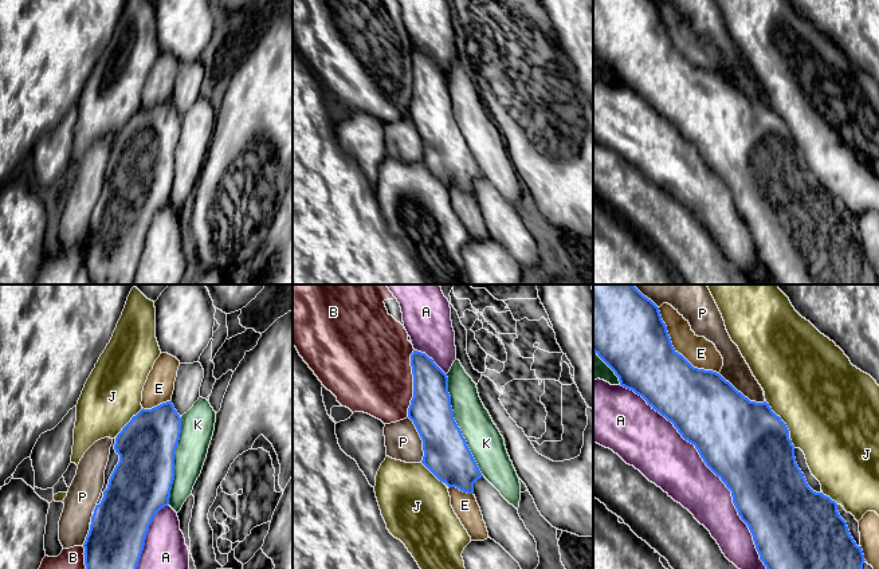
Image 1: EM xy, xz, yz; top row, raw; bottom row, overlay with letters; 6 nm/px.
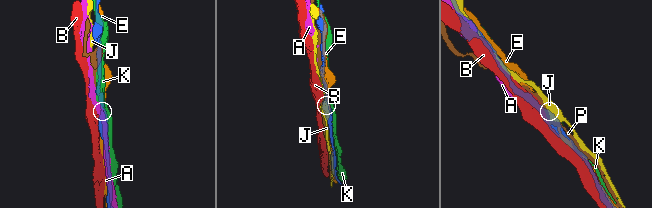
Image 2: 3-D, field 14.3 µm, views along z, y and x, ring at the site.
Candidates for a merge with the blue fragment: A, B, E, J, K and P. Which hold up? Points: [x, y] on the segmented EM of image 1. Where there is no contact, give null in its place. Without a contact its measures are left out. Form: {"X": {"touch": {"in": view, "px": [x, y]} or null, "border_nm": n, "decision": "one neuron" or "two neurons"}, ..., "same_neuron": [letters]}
{"A": {"touch": {"in": "yz", "px": [710, 469]}, "border_nm": 1400, "decision": "two neurons"}, "B": {"touch": {"in": "xz", "px": [414, 383]}, "border_nm": 400, "decision": "two neurons"}, "E": {"touch": {"in": "yz", "px": [677, 352]}, "border_nm": 550, "decision": "two neurons"}, "J": {"touch": {"in": "yz", "px": [779, 416]}, "border_nm": 240, "decision": "two neurons"}, "K": {"touch": {"in": "xz", "px": [456, 426]}, "border_nm": 650, "decision": "two neurons"}, "P": {"touch": {"in": "yz", "px": [741, 393]}, "border_nm": 340, "decision": "two neurons"}, "same_neuron": []}

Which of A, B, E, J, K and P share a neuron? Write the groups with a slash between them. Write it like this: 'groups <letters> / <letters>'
groups A / B / E / J / K / P

